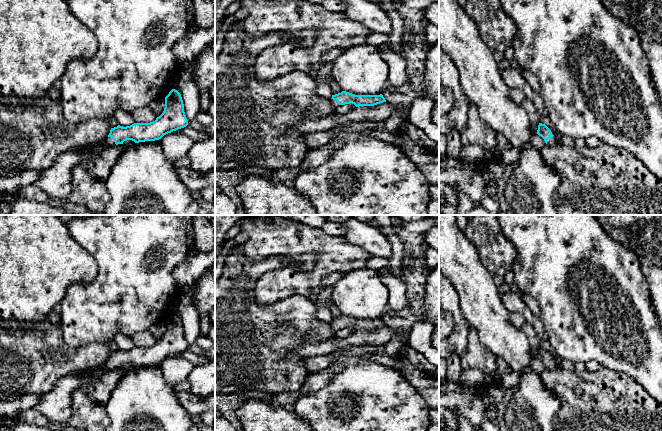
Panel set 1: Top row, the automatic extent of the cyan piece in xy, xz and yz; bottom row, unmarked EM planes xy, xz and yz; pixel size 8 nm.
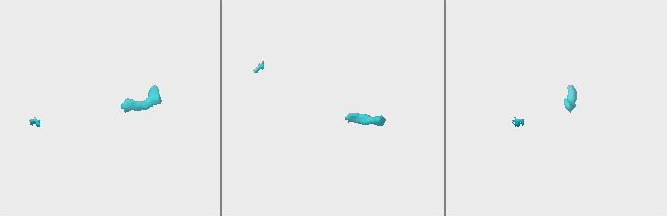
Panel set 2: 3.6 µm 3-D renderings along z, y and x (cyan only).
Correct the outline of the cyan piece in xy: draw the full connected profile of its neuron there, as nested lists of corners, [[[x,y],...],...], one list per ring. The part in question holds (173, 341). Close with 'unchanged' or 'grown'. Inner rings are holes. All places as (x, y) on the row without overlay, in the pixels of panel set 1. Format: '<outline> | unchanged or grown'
[[[172,313],[165,321],[163,337],[155,345],[111,352],[104,366],[92,372],[88,378],[82,377],[80,371],[61,377],[50,392],[40,396],[34,408],[51,421],[63,425],[72,414],[72,393],[77,388],[91,383],[107,371],[123,368],[126,364],[135,367],[155,365],[187,349],[181,318]]] | grown

